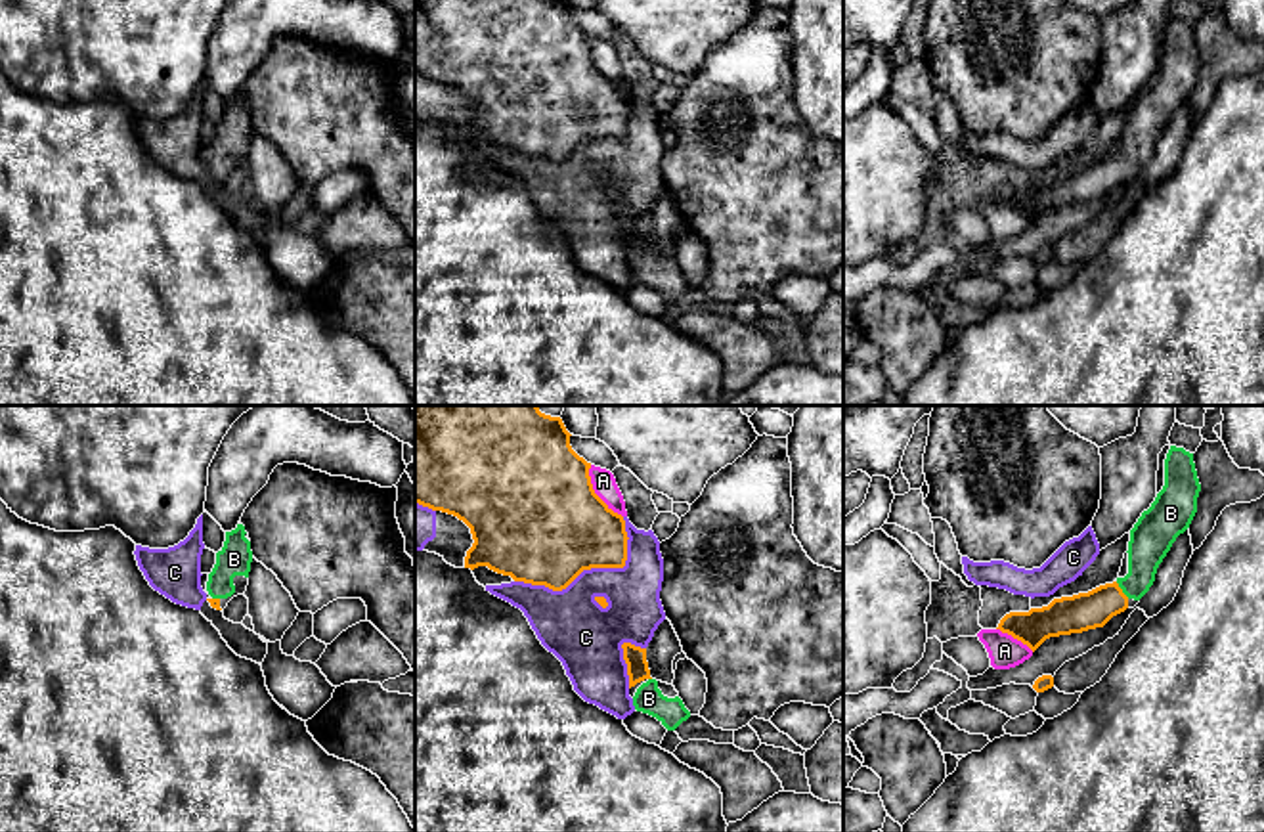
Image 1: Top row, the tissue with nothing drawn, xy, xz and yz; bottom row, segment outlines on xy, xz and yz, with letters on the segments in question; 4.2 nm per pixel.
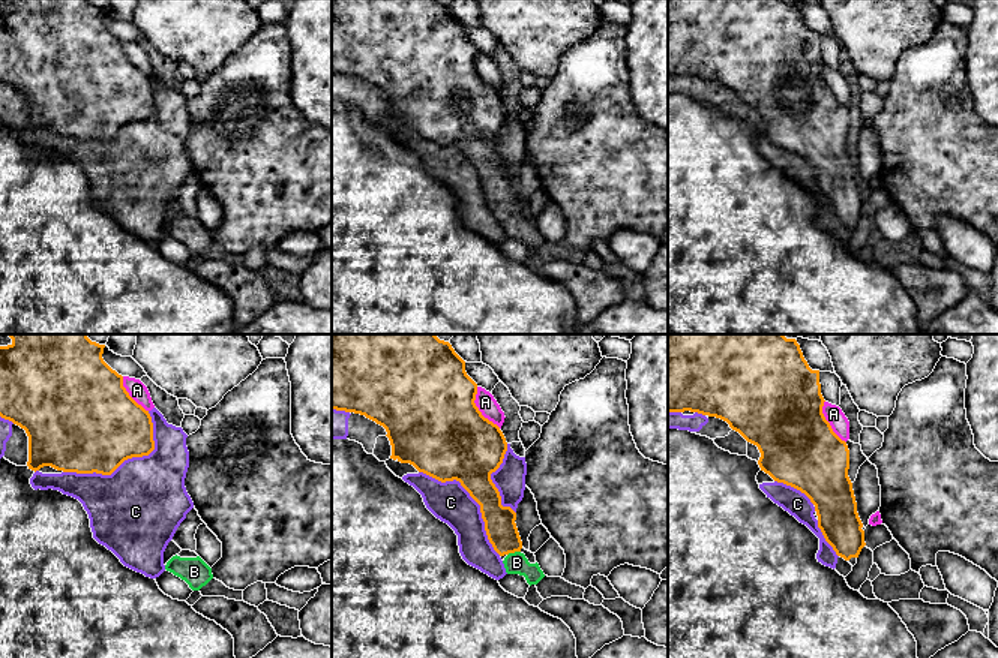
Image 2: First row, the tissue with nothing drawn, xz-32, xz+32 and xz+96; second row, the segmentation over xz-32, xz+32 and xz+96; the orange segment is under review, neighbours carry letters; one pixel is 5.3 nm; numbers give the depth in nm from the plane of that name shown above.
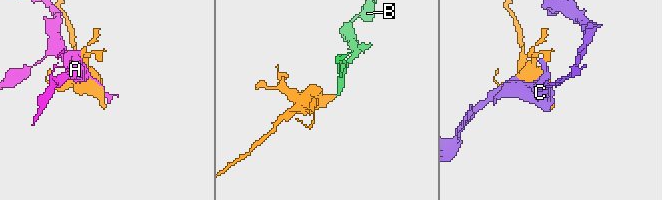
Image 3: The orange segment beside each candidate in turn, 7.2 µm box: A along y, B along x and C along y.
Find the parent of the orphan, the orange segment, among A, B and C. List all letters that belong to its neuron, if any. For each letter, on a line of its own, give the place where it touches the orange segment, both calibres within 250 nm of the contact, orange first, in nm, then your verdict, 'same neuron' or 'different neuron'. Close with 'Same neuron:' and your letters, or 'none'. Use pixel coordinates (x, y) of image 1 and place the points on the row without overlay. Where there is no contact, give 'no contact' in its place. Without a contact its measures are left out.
A: xz (593, 64) | 500/100 nm | different neuron
B: yz (1121, 161) | 160/180 nm | same neuron
C: xz (593, 138) | 460/280 nm | different neuron
Same neuron: B

